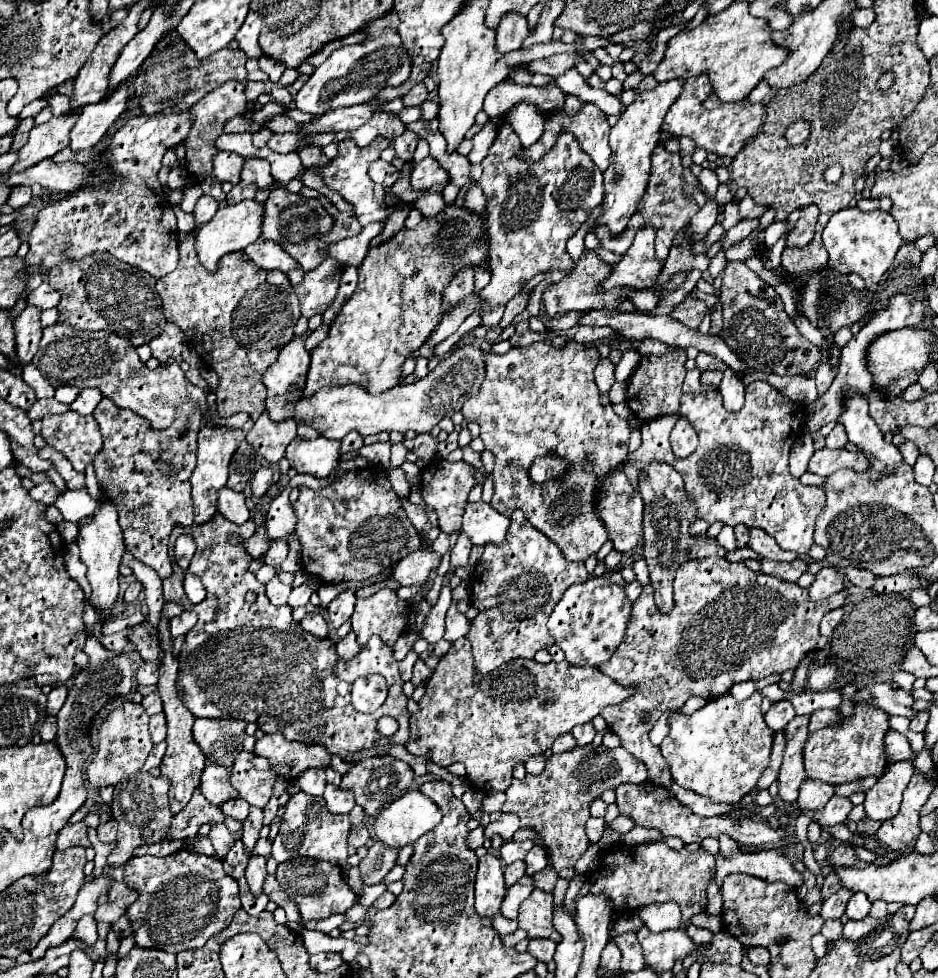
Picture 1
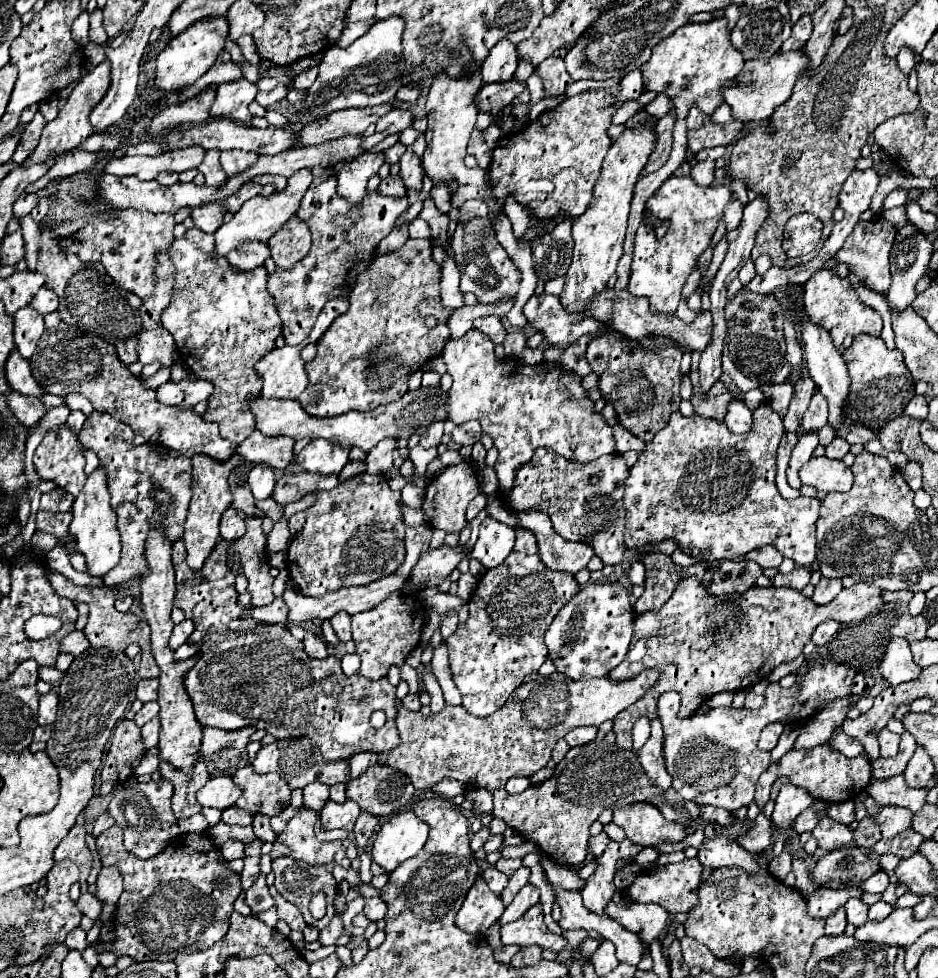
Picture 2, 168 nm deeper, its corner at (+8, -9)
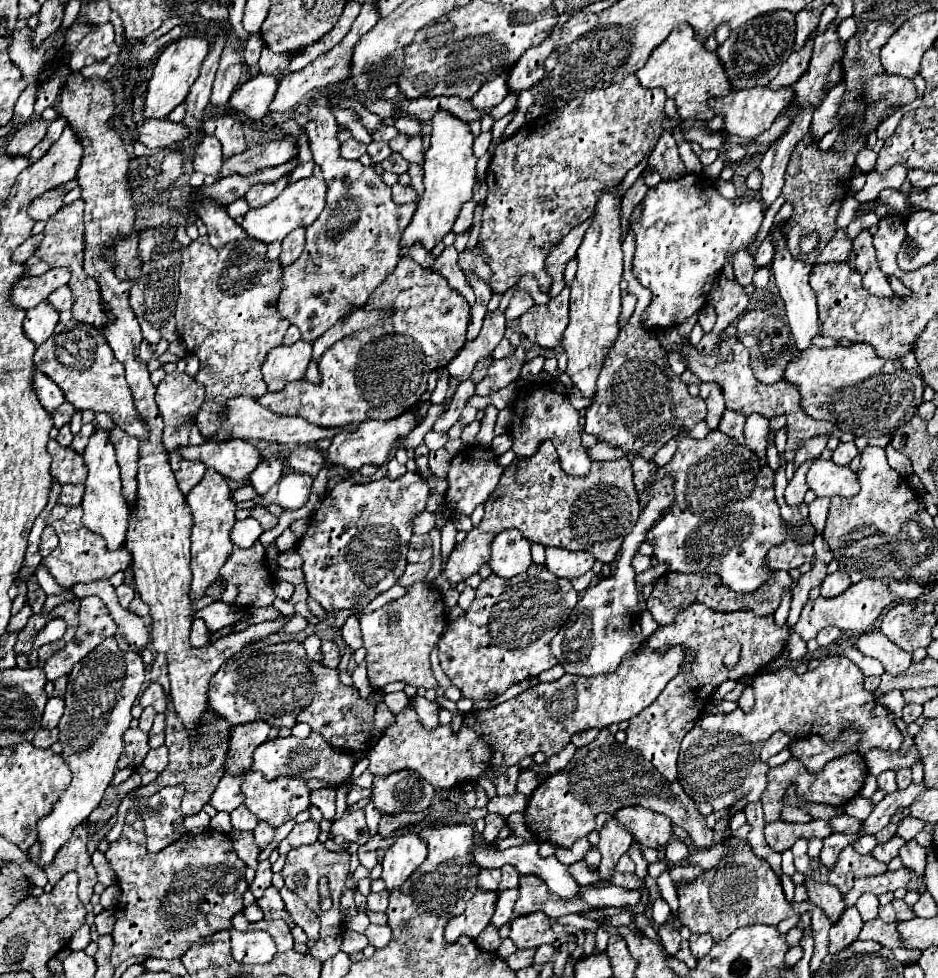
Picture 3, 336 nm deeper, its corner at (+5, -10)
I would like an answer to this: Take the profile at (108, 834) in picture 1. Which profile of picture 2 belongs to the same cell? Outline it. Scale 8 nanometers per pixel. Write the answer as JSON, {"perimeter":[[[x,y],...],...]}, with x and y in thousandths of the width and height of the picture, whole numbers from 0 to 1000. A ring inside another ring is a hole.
{"perimeter":[[[126,844],[117,846],[102,858],[104,872],[107,876],[113,876],[113,884],[126,887],[128,895],[132,893],[132,913],[128,915],[122,936],[122,976],[136,976],[145,983],[183,983],[188,974],[207,974],[222,970],[241,956],[245,948],[245,936],[249,931],[249,919],[258,911],[256,895],[241,887],[237,872],[232,868],[226,868],[224,860],[226,858],[220,852],[196,852],[188,856],[173,872],[151,880],[134,870],[132,850]]]}

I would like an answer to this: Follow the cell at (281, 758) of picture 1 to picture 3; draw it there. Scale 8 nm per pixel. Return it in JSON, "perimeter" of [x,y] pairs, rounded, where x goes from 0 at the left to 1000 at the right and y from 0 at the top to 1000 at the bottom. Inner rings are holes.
{"perimeter":[[[332,748],[323,757],[321,755],[314,755],[314,753],[285,757],[270,771],[270,787],[280,789],[280,793],[285,798],[291,798],[295,793],[314,793],[314,796],[321,796],[321,798],[340,796],[340,798],[349,800],[353,806],[359,806],[361,802],[366,802],[368,798],[374,796],[376,779],[378,777],[376,777],[374,771],[359,769],[355,765],[351,767],[351,761],[338,748]]]}

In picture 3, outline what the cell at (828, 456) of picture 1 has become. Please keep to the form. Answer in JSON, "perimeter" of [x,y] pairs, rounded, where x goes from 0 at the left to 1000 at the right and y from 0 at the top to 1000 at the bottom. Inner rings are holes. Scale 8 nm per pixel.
{"perimeter":[[[871,470],[860,483],[860,495],[871,507],[909,507],[916,503],[914,485],[905,476],[892,476],[888,470]]]}

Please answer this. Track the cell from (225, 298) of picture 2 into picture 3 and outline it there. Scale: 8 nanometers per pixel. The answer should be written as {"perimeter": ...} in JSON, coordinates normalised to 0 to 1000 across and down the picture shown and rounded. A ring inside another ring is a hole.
{"perimeter":[[[212,241],[201,252],[193,256],[193,282],[191,282],[191,307],[187,315],[189,339],[193,350],[199,354],[199,360],[210,364],[214,374],[208,384],[212,393],[219,395],[221,405],[214,413],[214,419],[208,427],[216,448],[229,450],[231,440],[236,438],[236,423],[240,423],[240,411],[257,403],[283,403],[285,395],[278,382],[278,370],[285,360],[293,354],[300,354],[300,348],[308,335],[308,329],[295,319],[295,303],[300,299],[300,272],[297,268],[285,266],[285,252],[274,245],[261,249],[240,252],[236,256],[223,252],[221,241]]]}

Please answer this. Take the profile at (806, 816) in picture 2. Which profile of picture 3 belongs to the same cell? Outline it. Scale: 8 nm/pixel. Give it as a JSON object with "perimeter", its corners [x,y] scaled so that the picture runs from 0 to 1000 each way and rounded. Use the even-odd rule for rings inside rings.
{"perimeter":[[[892,832],[892,834],[884,836],[884,845],[888,847],[888,851],[907,853],[907,851],[914,851],[918,847],[918,840],[914,840],[912,836],[907,836],[903,832]]]}

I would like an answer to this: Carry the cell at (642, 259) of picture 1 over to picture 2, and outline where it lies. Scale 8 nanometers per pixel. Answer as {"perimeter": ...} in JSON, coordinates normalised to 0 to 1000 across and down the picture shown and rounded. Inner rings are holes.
{"perimeter":[[[714,181],[706,187],[706,191],[689,206],[689,214],[693,220],[697,220],[701,226],[712,226],[710,240],[706,244],[699,242],[697,232],[691,226],[684,226],[678,236],[678,251],[676,251],[676,267],[674,267],[674,281],[670,298],[676,304],[691,304],[693,306],[693,318],[695,320],[721,320],[725,310],[725,300],[729,289],[733,287],[738,275],[744,271],[746,261],[755,255],[759,240],[765,232],[765,228],[772,222],[772,212],[780,206],[780,195],[774,189],[757,189],[746,191],[738,185],[738,181]]]}

